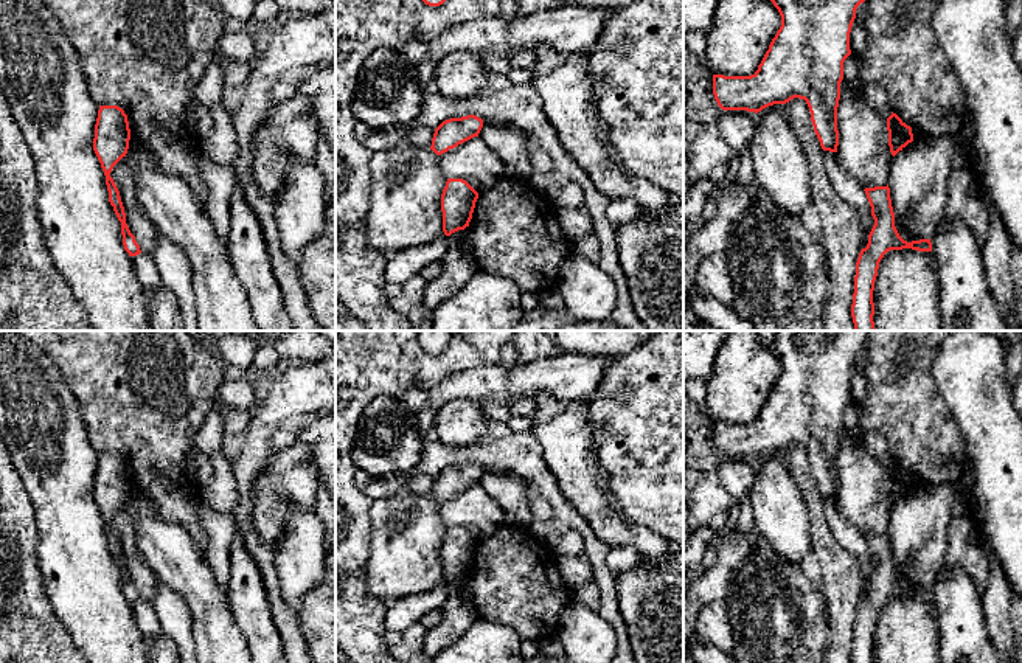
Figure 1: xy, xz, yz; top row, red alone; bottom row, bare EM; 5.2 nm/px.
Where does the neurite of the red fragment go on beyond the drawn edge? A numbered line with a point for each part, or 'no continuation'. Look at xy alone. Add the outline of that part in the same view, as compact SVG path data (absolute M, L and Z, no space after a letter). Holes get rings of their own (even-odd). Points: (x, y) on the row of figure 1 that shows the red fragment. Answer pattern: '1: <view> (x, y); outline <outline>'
no continuation

